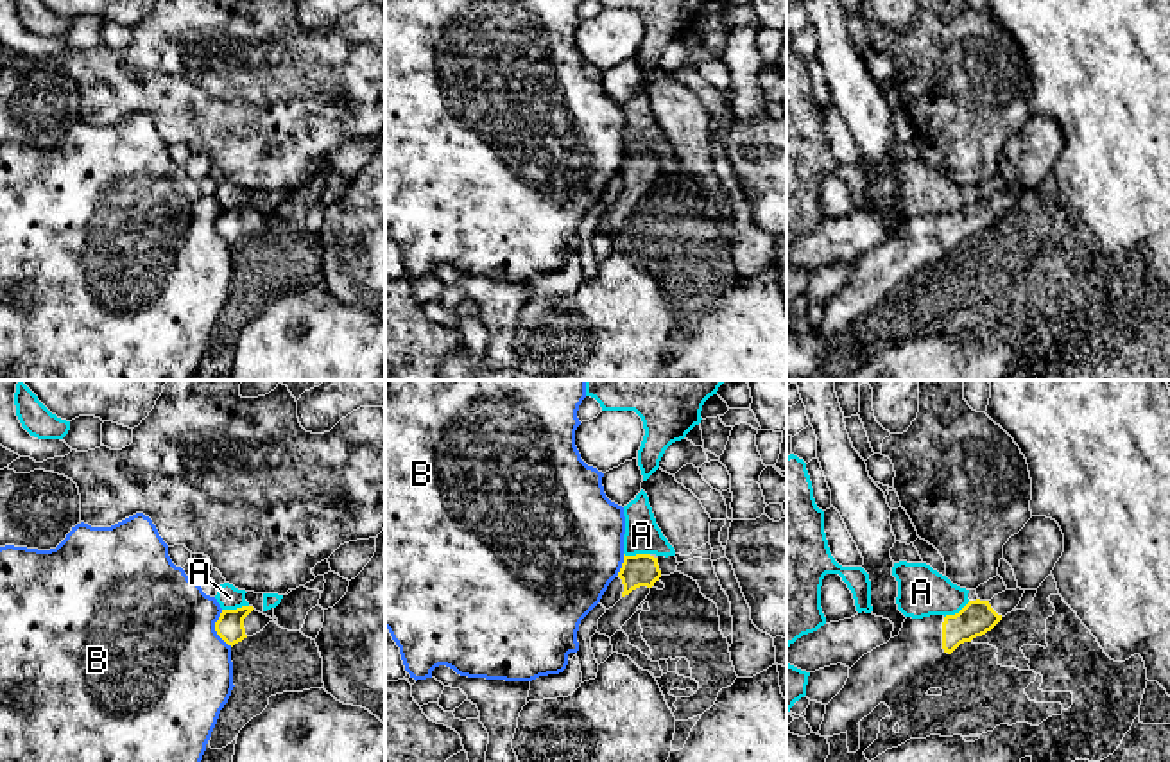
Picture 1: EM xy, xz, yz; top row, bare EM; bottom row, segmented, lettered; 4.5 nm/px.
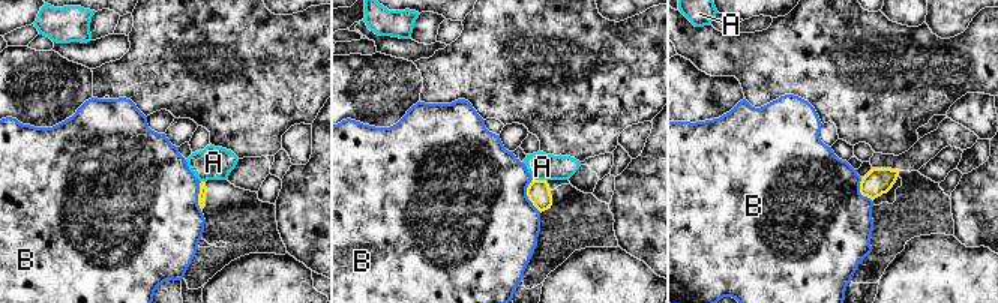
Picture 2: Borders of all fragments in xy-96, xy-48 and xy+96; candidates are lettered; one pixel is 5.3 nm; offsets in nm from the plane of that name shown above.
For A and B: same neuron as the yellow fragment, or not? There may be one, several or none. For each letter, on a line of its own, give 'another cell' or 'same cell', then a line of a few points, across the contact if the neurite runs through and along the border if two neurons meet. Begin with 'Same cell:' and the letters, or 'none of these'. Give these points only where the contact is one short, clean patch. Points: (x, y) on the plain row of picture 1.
Same cell: none of these
A: another cell; line xy (248, 203), (223, 208)
B: another cell; line xy (221, 208), (215, 230), (232, 244)

